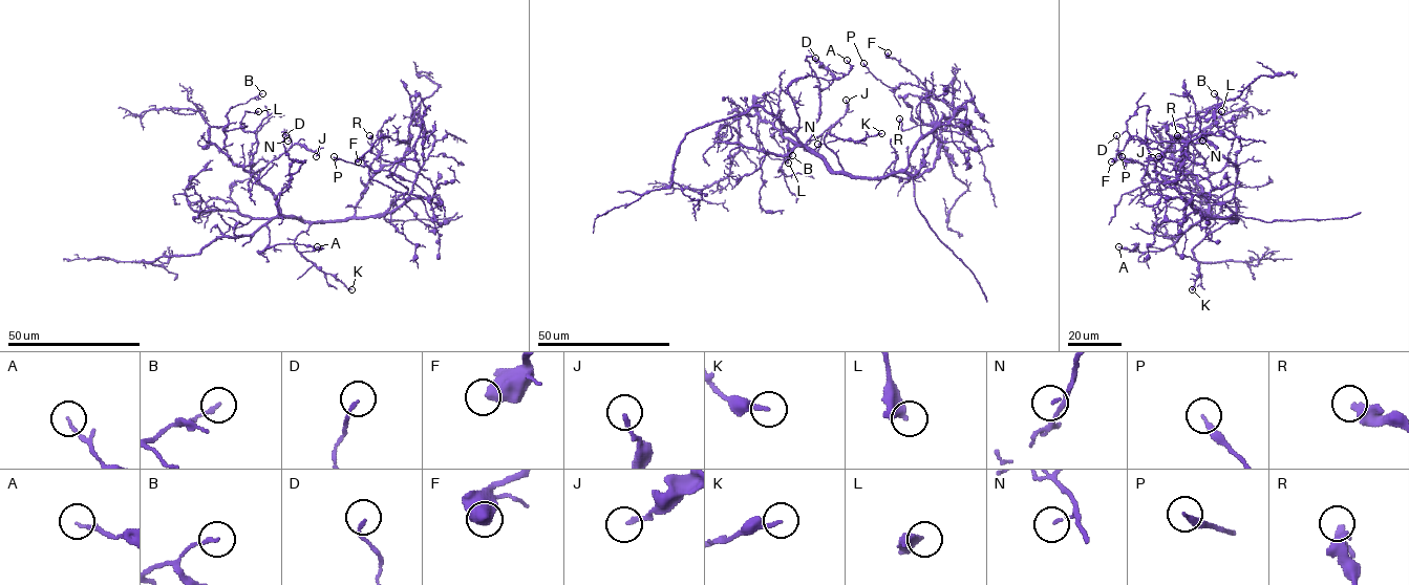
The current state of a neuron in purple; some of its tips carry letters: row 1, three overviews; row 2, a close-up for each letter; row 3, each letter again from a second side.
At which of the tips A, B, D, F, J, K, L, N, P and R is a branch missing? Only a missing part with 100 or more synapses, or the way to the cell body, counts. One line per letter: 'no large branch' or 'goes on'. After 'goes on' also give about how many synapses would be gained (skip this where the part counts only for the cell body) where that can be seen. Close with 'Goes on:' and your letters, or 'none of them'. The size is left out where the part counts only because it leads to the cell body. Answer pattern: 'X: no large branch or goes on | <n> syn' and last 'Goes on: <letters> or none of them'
A: no large branch
B: no large branch
D: no large branch
F: no large branch
J: no large branch
K: no large branch
L: no large branch
N: no large branch
P: no large branch
R: no large branch
Goes on: none of them

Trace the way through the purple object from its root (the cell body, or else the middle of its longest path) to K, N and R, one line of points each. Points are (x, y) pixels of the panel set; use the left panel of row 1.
K: (296, 218), (313, 222), (297, 237), (297, 251), (351, 289)
N: (296, 218), (280, 212), (277, 198), (258, 180), (259, 172), (292, 144), (291, 139), (287, 141)
R: (296, 218), (335, 221), (379, 217), (403, 202), (417, 175), (400, 164), (379, 158), (371, 152), (369, 135)

